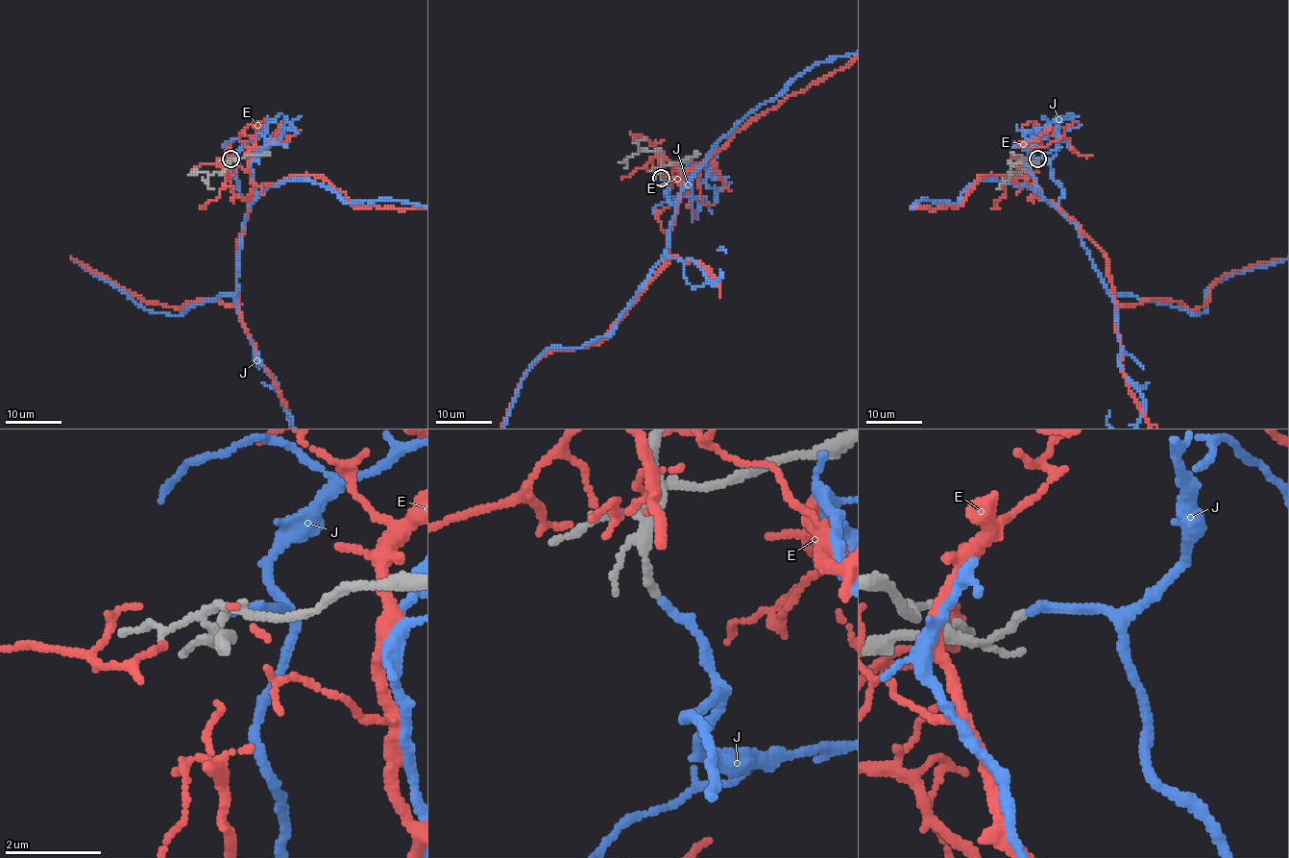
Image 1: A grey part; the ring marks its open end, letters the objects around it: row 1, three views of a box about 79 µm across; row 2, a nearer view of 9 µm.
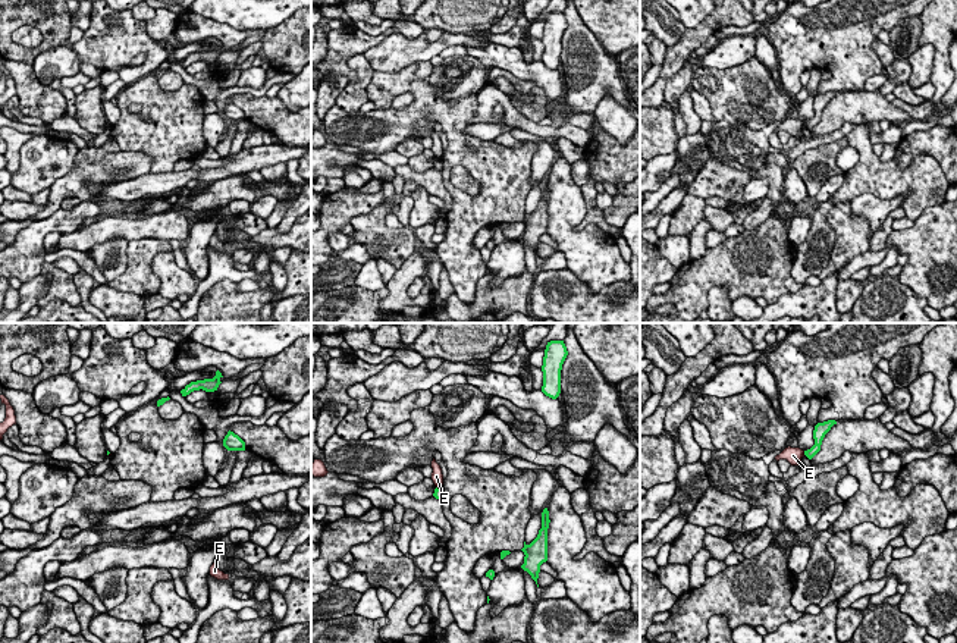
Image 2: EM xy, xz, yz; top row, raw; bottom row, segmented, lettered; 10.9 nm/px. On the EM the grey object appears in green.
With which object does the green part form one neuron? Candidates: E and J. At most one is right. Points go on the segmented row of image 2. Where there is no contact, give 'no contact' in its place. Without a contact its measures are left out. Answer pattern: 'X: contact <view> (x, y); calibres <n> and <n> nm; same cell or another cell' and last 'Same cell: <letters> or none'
E: contact yz (805, 452); calibres 130 and 180 nm; another cell
J: no contact; same cell
Same cell: J

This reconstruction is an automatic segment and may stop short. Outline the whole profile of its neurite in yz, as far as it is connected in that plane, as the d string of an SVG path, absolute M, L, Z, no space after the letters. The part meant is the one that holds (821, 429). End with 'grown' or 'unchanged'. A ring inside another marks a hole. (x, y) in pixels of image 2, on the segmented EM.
M828 420L828 421L823 421L823 423L818 423L815 426L815 430L813 430L815 445L810 449L804 451L804 455L809 459L812 459L820 451L822 440L834 424L837 424L835 420Z; unchanged

